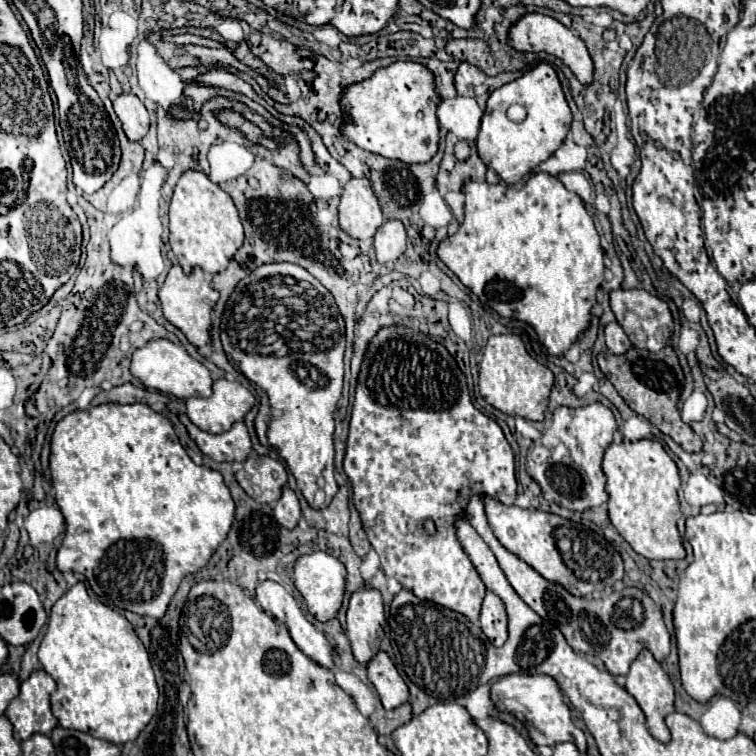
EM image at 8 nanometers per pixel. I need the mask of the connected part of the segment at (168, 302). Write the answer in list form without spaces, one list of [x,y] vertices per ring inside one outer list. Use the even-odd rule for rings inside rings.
[[[172,265],[172,269],[166,275],[164,285],[158,291],[158,297],[160,297],[160,303],[162,303],[164,317],[174,327],[178,327],[192,345],[202,347],[210,341],[210,325],[212,325],[210,313],[212,313],[212,309],[214,309],[220,295],[212,287],[212,283],[204,277],[204,273],[198,271],[198,267],[190,275],[184,275],[180,265]]]

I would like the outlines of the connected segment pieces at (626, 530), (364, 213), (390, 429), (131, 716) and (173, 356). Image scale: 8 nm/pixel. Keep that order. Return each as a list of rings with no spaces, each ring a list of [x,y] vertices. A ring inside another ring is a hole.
[[[638,439],[638,441],[630,441],[630,443],[612,443],[604,453],[602,469],[608,477],[606,491],[610,495],[610,499],[608,499],[610,521],[618,529],[618,533],[630,543],[630,547],[646,559],[684,559],[686,551],[682,547],[682,539],[676,529],[676,521],[680,519],[680,501],[678,501],[680,475],[678,475],[676,463],[670,459],[670,455],[664,451],[664,447],[652,439]]]
[[[350,179],[344,185],[338,217],[340,229],[350,237],[360,241],[374,237],[378,227],[384,223],[384,215],[368,179]]]
[[[384,327],[370,341],[360,369],[346,439],[344,471],[354,489],[354,507],[360,513],[370,545],[380,557],[382,571],[398,579],[418,599],[438,603],[478,623],[486,585],[458,541],[456,521],[464,517],[472,495],[514,505],[516,477],[514,453],[500,425],[482,415],[472,405],[468,393],[464,373],[444,345],[410,327]],[[428,519],[436,525],[434,535],[424,531],[424,521]]]
[[[84,583],[70,587],[50,609],[48,631],[40,643],[38,659],[44,671],[58,685],[56,693],[52,695],[52,713],[64,729],[86,731],[98,739],[122,745],[126,741],[134,741],[156,713],[158,685],[148,651],[142,647],[142,641],[134,633],[130,621],[108,605],[92,599],[84,589]]]
[[[156,339],[144,345],[142,349],[136,349],[132,353],[132,375],[138,377],[144,387],[158,389],[160,393],[170,393],[178,399],[190,399],[190,397],[210,397],[212,395],[212,377],[210,371],[190,357],[182,345],[176,345],[168,339]]]

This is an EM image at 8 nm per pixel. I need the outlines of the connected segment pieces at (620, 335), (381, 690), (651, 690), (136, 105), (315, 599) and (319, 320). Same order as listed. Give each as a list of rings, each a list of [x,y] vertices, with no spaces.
[[[608,323],[604,327],[604,339],[606,339],[608,351],[616,353],[616,355],[622,355],[632,347],[630,339],[626,337],[626,333],[622,331],[622,327],[618,323]]]
[[[380,651],[370,661],[368,679],[374,685],[374,689],[376,689],[376,693],[378,693],[378,697],[380,697],[380,701],[382,701],[386,711],[400,707],[410,697],[404,679],[400,677],[400,673],[396,671],[394,663],[390,661],[390,657],[384,651]]]
[[[642,649],[640,655],[632,661],[630,673],[626,675],[626,691],[636,699],[636,703],[644,711],[650,735],[656,737],[662,743],[668,743],[670,741],[670,731],[668,731],[668,727],[664,723],[664,717],[668,715],[668,711],[674,705],[674,685],[672,685],[670,677],[664,673],[662,665],[650,655],[650,651]]]
[[[118,95],[114,99],[114,111],[122,121],[122,129],[130,141],[140,141],[148,133],[148,111],[136,95]]]
[[[316,551],[310,555],[302,555],[294,565],[294,585],[306,599],[308,611],[318,621],[330,621],[342,607],[344,601],[344,585],[346,585],[346,567],[332,555],[324,551]]]
[[[270,263],[270,265],[262,265],[258,269],[254,269],[246,279],[242,279],[242,283],[238,283],[238,287],[234,289],[234,293],[230,295],[228,303],[226,303],[226,309],[224,309],[224,315],[222,315],[222,325],[220,325],[220,339],[222,339],[222,345],[224,345],[224,351],[228,355],[228,359],[240,367],[240,371],[248,377],[250,383],[254,383],[254,387],[262,389],[266,395],[268,395],[268,403],[264,403],[260,407],[260,413],[258,413],[258,421],[266,423],[266,441],[270,447],[276,447],[280,449],[278,455],[288,463],[290,471],[294,473],[296,477],[296,483],[302,491],[302,495],[306,497],[308,505],[318,509],[318,505],[314,503],[314,495],[318,489],[324,489],[326,493],[326,503],[336,495],[338,491],[338,485],[336,485],[336,479],[334,479],[334,411],[336,411],[336,405],[342,397],[342,379],[344,379],[344,347],[346,347],[346,327],[344,327],[344,319],[338,311],[338,305],[332,297],[332,293],[316,279],[312,277],[304,267],[300,265],[294,265],[294,263]]]

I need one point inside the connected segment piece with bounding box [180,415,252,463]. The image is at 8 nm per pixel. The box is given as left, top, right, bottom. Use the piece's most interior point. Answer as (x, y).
(234, 445)

